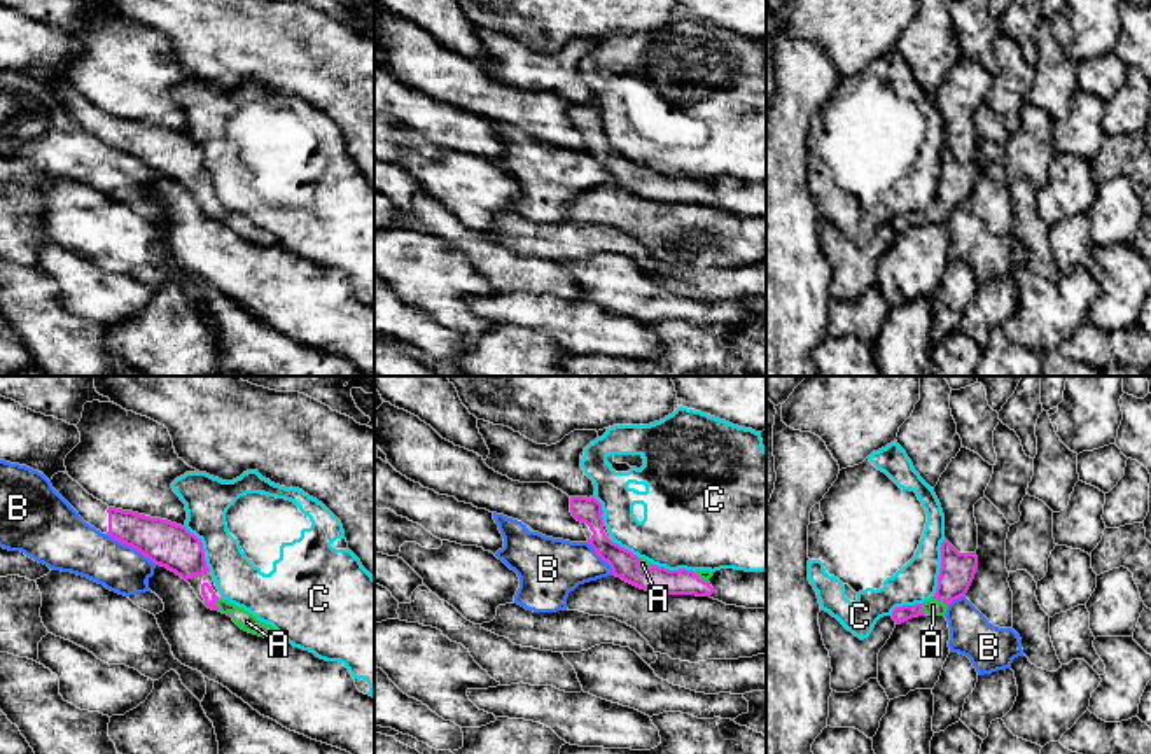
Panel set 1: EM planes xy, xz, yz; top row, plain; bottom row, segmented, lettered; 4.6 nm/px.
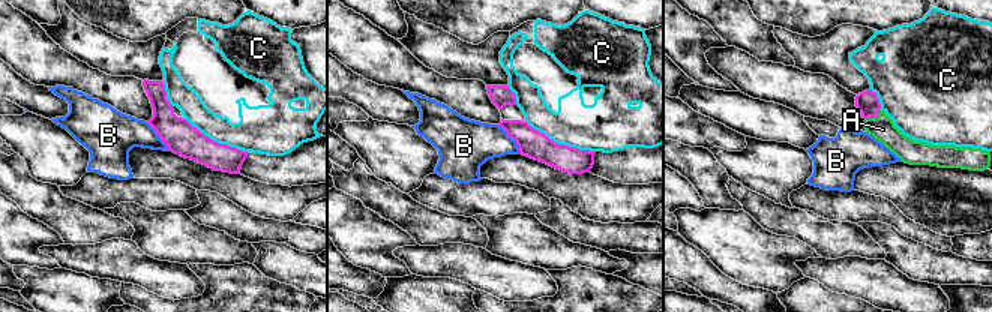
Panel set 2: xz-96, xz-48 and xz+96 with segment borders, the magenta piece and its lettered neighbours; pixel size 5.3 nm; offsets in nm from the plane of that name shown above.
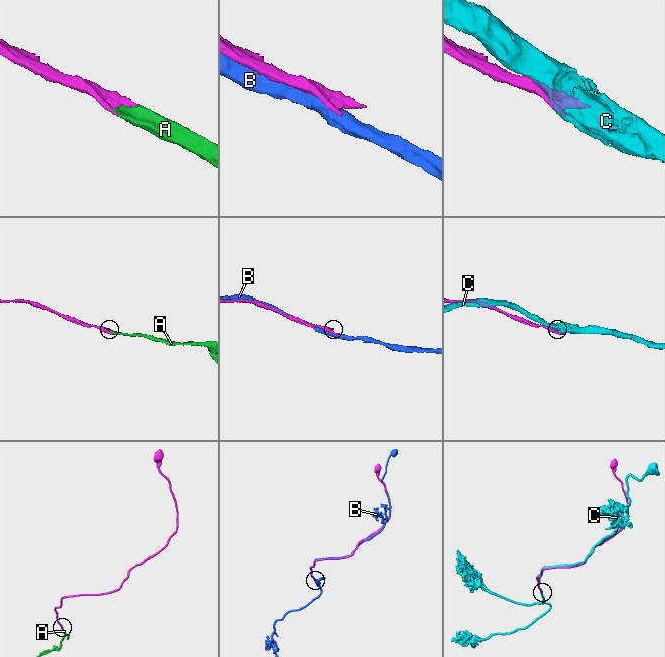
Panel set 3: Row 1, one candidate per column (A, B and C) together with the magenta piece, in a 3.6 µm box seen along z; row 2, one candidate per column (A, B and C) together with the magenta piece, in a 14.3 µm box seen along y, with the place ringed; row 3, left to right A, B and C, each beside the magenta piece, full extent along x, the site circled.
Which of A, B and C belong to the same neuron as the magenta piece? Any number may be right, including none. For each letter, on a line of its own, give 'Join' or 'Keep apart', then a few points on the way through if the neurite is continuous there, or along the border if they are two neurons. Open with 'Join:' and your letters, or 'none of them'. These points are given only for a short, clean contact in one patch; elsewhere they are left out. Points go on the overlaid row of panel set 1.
Join: A
A: Join
B: Keep apart
C: Keep apart

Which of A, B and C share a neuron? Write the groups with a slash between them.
A / B / C

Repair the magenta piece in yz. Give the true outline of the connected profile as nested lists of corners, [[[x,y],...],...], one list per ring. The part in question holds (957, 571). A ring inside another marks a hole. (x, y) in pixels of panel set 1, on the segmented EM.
[[[946,539],[941,542],[941,569],[936,593],[924,604],[903,605],[892,611],[892,619],[901,625],[918,616],[945,616],[948,605],[966,597],[976,569],[976,553],[959,553]]]

